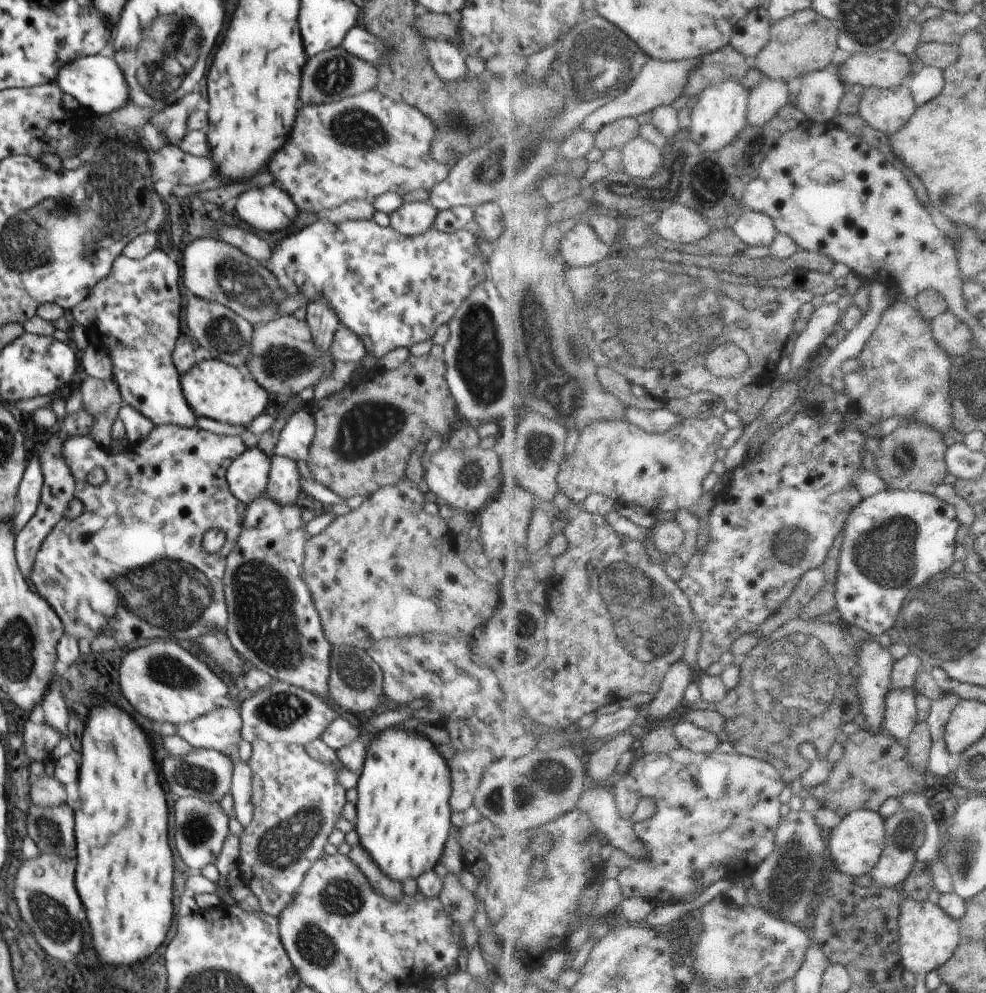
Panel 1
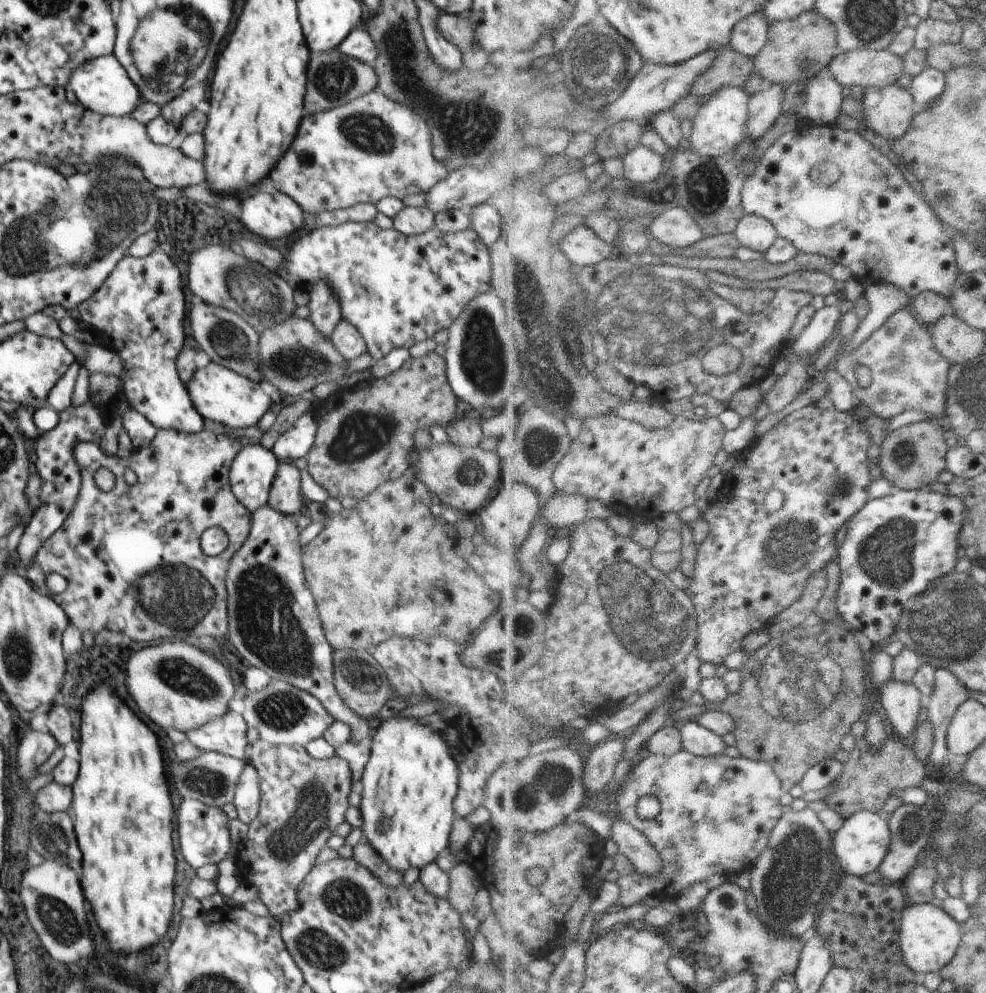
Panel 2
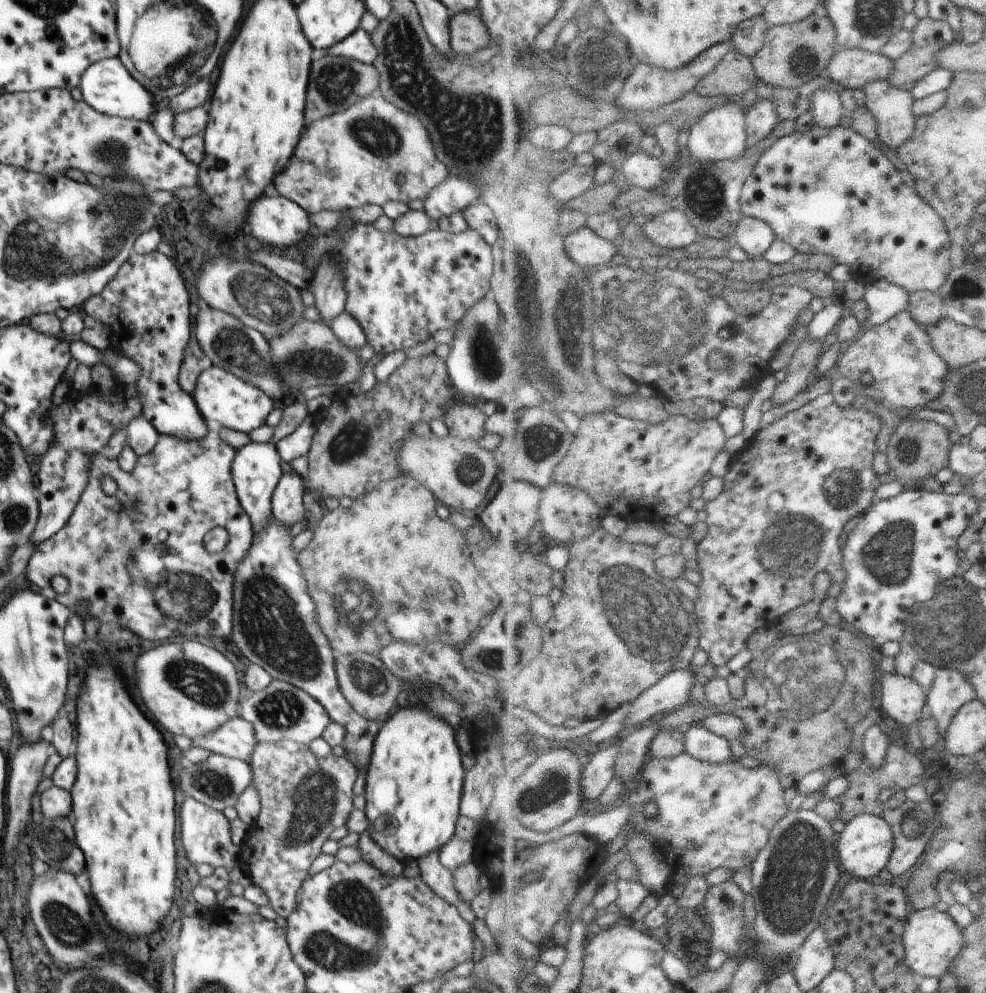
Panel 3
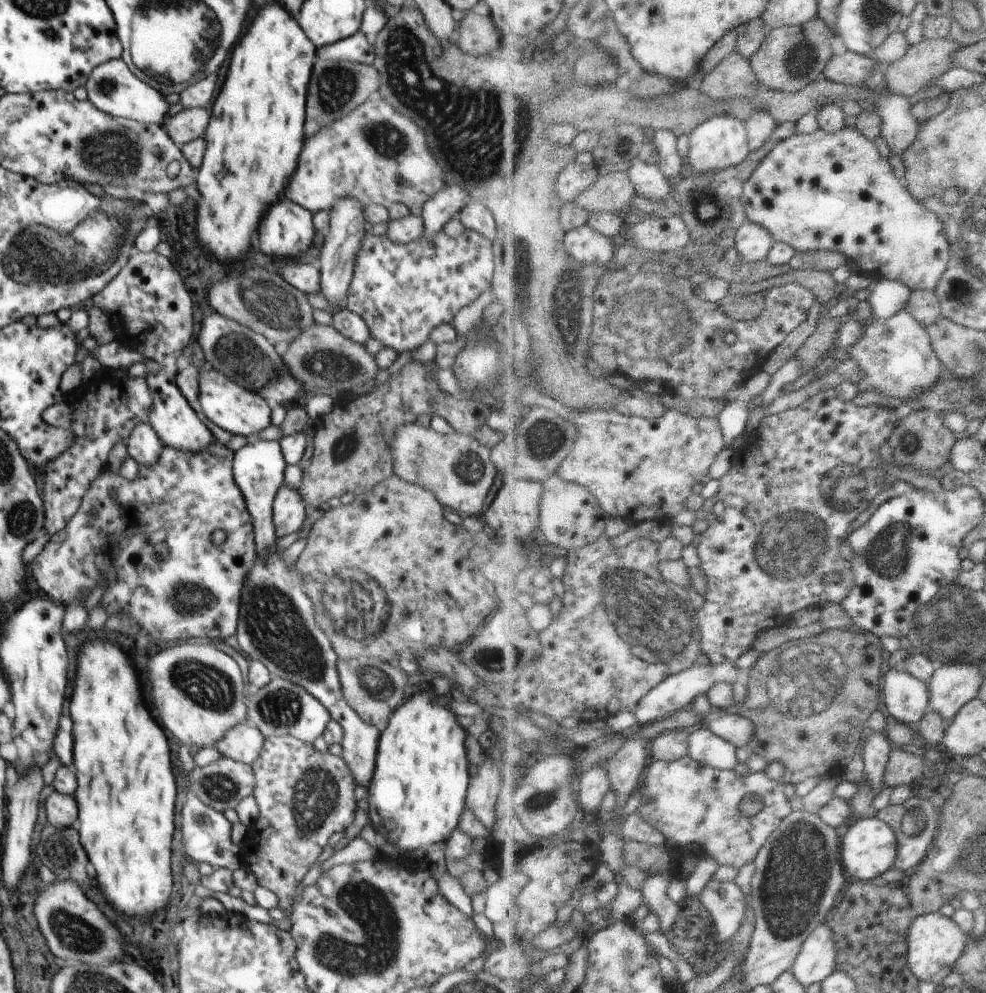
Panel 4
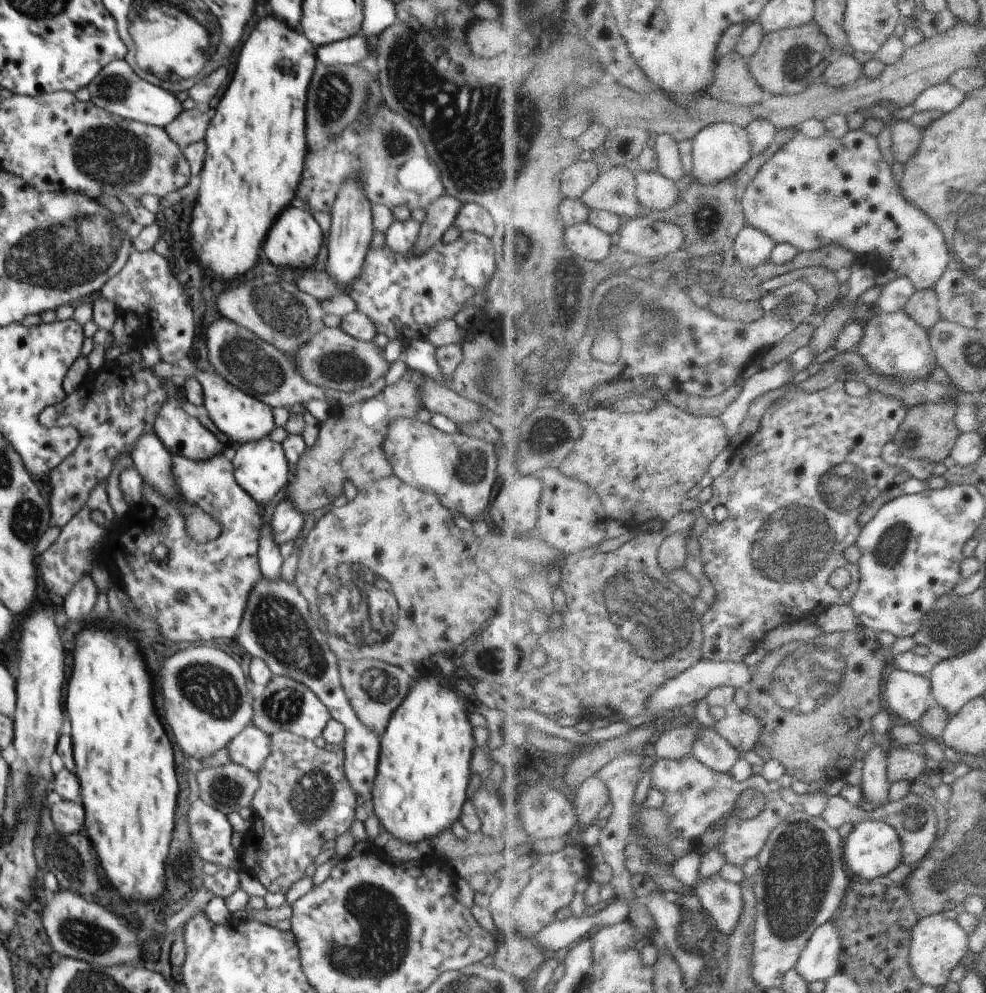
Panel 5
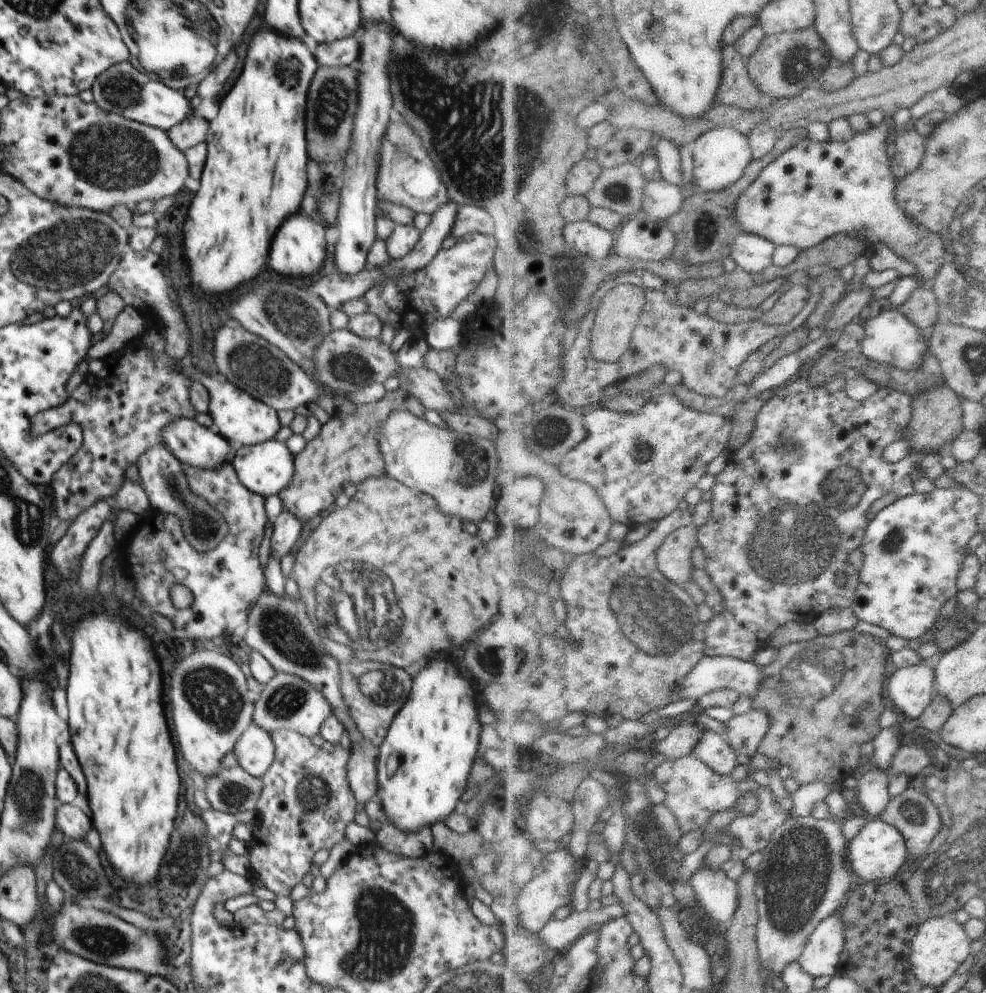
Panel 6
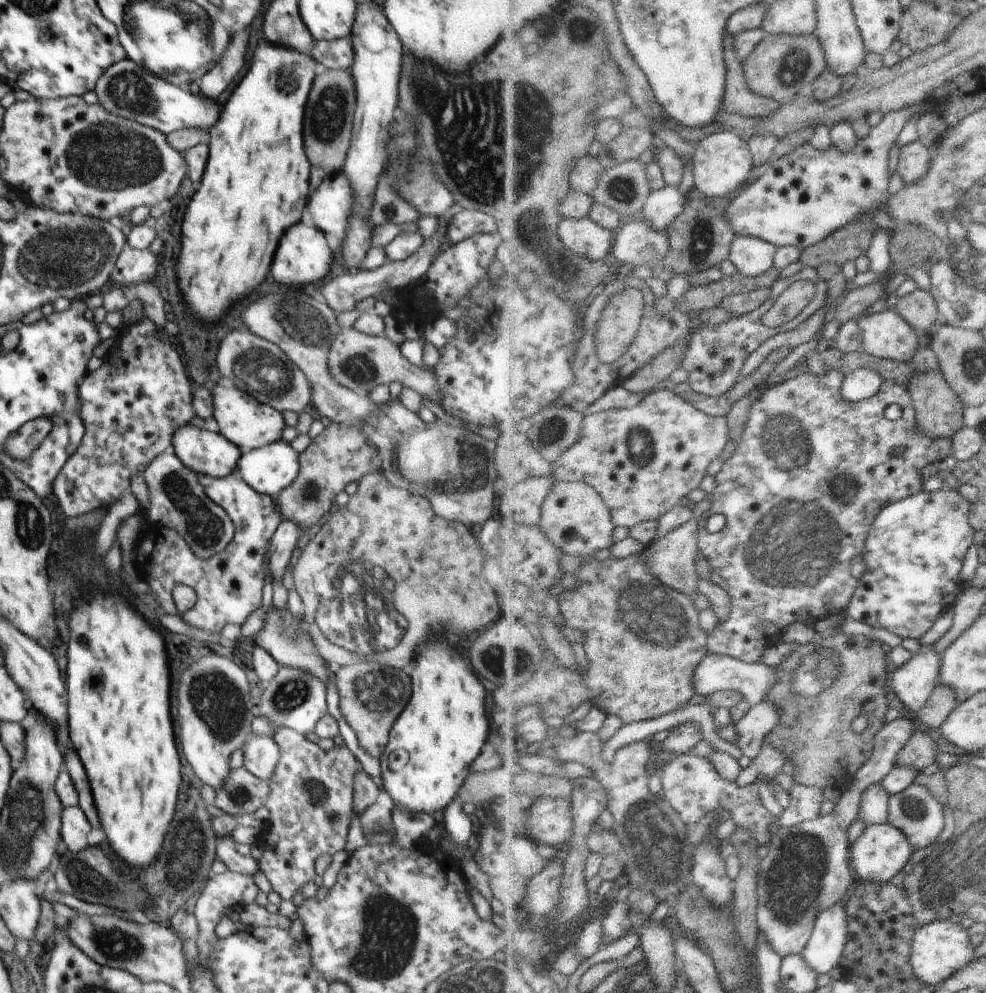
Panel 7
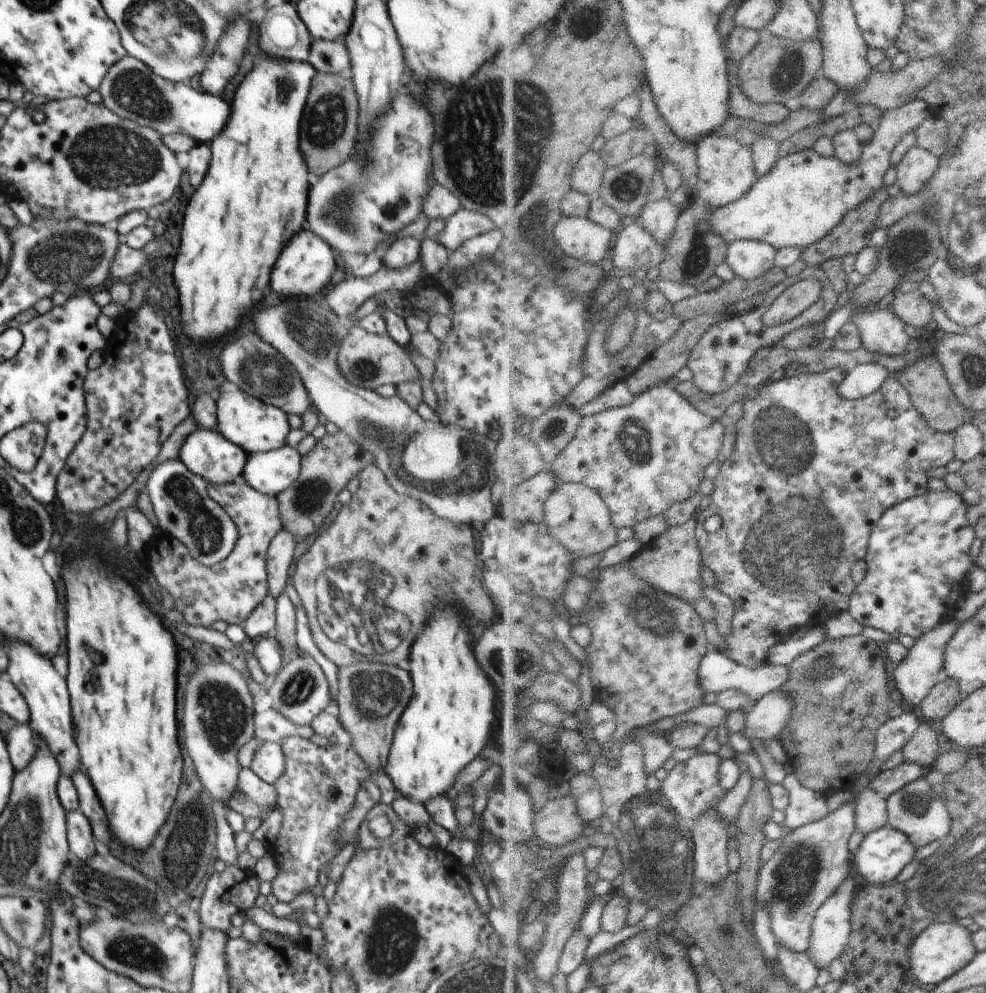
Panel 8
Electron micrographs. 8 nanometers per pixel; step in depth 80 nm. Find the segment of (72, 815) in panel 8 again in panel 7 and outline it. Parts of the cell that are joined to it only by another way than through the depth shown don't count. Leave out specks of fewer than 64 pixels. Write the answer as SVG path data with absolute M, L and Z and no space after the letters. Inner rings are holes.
M79 806L64 807L61 817L61 836L62 842L69 850L73 852L82 852L90 846L88 842L88 832L90 832L90 824L84 816L84 812Z

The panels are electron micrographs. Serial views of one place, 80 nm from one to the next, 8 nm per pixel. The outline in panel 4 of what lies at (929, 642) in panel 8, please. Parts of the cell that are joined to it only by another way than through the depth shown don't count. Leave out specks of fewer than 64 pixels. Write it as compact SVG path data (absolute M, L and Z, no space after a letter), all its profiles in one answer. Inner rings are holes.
M900 667L885 672L882 688L886 708L898 722L917 727L931 711L931 688Z

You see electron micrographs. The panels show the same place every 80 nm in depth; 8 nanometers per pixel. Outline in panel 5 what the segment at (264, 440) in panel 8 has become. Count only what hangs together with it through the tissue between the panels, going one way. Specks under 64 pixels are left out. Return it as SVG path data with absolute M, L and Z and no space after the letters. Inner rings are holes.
M163 361L152 366L151 370L158 378L162 379L180 380L181 378L188 378L188 376L196 378L202 388L204 407L208 411L208 416L218 427L218 430L228 437L230 442L242 445L243 443L261 440L268 437L268 434L277 426L274 422L273 409L270 406L229 384L218 373L200 371L194 365L190 369L184 369L178 364L172 365Z

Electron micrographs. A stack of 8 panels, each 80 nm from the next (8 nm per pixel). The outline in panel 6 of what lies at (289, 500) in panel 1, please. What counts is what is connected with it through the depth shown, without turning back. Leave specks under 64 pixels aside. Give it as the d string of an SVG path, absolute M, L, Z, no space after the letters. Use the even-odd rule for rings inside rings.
M282 510L277 518L273 520L272 553L276 560L281 560L290 553L292 546L302 534L303 524L294 514L288 510Z

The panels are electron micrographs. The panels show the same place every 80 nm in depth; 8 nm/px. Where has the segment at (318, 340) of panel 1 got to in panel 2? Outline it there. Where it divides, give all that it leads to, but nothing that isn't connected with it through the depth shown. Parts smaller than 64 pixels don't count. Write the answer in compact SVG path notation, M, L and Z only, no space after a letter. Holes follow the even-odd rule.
M324 281L315 282L309 294L311 299L308 307L311 314L308 319L324 336L330 337L334 327L342 319L339 300Z

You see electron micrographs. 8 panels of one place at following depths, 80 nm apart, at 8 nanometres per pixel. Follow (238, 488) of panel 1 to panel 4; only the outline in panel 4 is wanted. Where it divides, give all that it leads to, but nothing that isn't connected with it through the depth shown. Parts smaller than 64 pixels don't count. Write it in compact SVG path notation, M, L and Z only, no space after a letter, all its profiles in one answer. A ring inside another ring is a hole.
M253 440L234 453L232 472L236 486L244 496L246 510L252 518L254 540L258 556L266 558L266 554L276 548L275 525L273 522L273 503L278 488L285 484L284 469L287 463L277 441Z

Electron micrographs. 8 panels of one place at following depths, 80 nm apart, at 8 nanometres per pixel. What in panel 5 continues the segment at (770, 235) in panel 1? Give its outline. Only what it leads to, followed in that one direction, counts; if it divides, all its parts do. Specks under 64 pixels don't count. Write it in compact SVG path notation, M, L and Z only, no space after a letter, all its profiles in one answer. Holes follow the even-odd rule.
M746 224L746 228L738 236L734 250L737 258L744 262L744 266L756 269L772 261L776 246L779 245L770 234Z

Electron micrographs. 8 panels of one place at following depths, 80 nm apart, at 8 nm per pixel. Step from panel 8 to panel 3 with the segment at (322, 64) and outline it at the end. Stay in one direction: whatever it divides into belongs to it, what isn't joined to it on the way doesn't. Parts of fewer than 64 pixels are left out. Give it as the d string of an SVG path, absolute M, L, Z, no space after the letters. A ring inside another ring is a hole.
M363 29L354 30L344 41L327 49L328 55L350 58L366 65L373 65L378 52L372 43L370 34Z

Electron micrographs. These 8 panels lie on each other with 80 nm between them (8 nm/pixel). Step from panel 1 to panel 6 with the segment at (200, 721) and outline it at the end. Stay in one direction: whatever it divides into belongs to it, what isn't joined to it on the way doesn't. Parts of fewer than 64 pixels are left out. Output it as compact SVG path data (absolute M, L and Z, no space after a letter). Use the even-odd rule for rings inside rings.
M255 724L244 730L233 752L238 765L257 778L266 774L275 758L275 746L270 734Z

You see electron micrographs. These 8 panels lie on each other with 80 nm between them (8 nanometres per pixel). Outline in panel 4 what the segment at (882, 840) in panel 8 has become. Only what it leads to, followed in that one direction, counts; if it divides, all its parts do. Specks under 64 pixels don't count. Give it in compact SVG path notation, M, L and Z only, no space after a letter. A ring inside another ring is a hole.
M864 818L851 825L844 836L844 866L851 880L881 882L882 874L894 869L900 844L896 830L882 818Z

